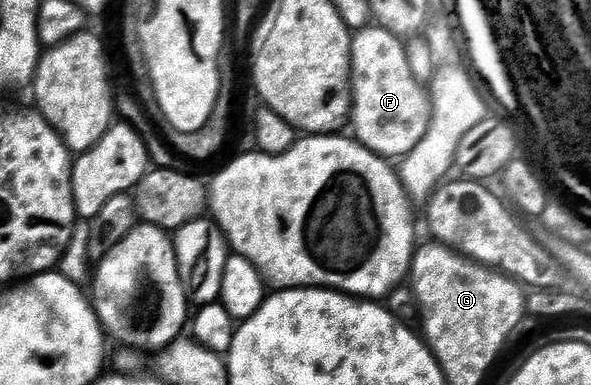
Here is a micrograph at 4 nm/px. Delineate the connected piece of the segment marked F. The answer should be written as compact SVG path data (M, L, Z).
M387 29L356 31L351 38L351 122L356 141L386 160L401 160L423 139L430 119L430 95L411 76L405 42Z

